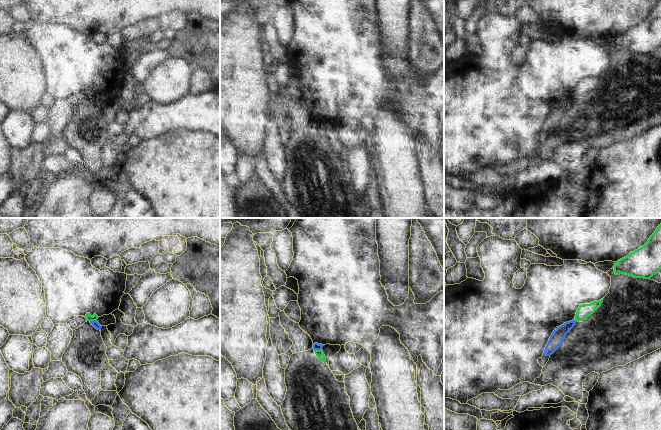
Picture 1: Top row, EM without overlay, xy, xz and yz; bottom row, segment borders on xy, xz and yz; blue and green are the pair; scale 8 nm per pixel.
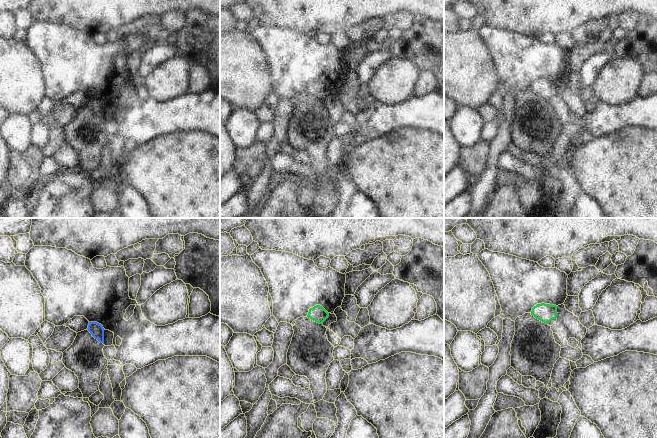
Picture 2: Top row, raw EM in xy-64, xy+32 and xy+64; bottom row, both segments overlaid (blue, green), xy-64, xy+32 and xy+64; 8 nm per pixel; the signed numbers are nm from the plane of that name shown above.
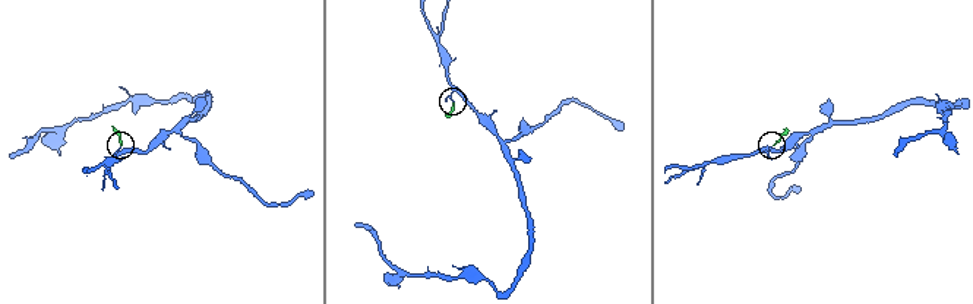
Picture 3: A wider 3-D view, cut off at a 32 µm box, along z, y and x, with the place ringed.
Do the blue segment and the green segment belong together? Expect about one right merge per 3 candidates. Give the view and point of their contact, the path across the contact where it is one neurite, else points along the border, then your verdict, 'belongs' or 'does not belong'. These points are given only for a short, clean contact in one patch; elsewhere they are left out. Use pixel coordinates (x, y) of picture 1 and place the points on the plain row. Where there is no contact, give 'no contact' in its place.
contact xy (93, 97); border xy (90, 96), (96, 97); does not belong

